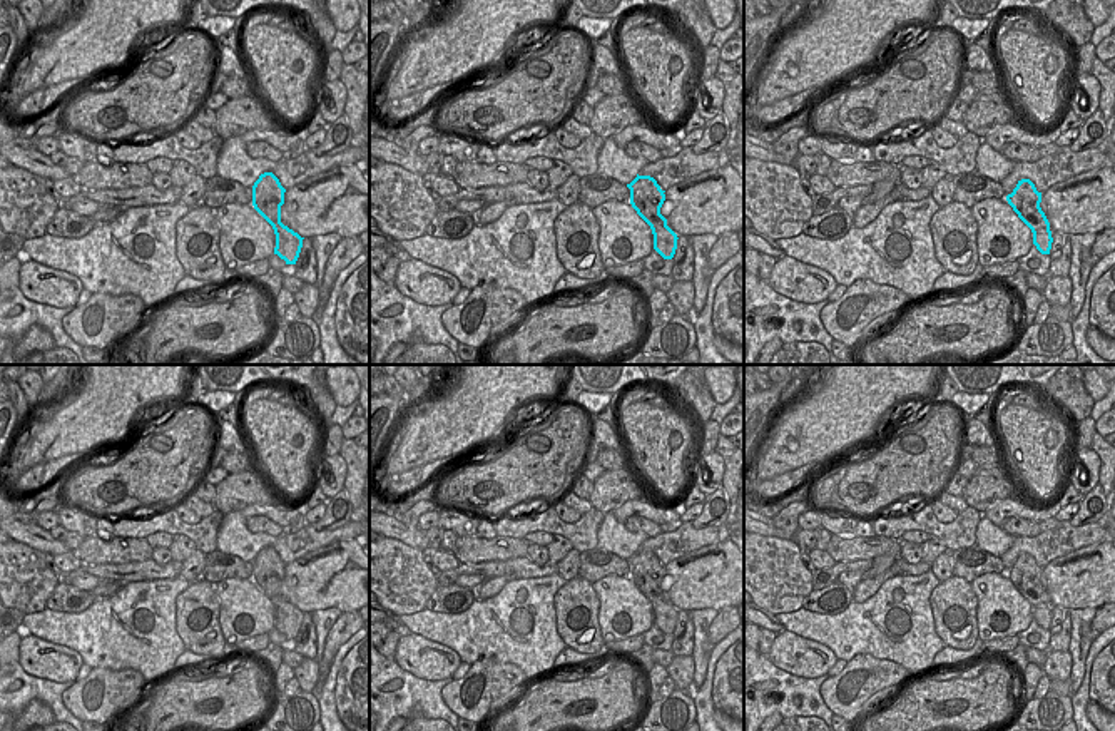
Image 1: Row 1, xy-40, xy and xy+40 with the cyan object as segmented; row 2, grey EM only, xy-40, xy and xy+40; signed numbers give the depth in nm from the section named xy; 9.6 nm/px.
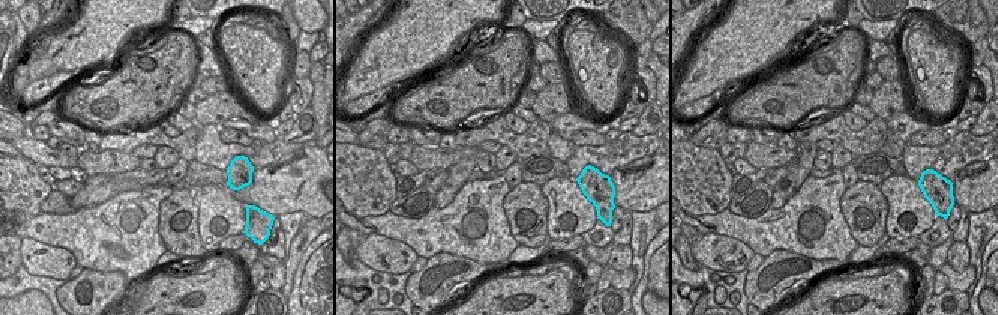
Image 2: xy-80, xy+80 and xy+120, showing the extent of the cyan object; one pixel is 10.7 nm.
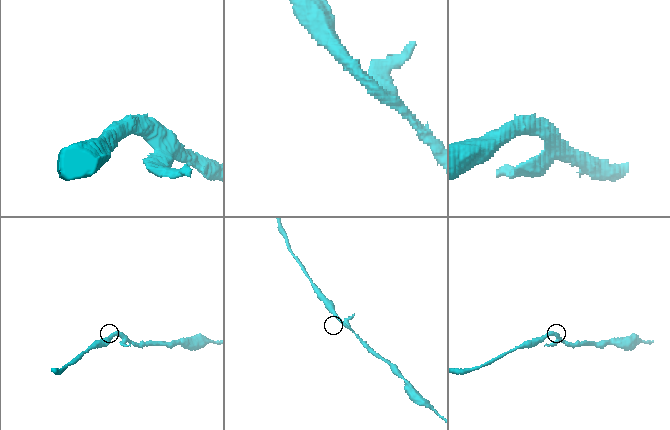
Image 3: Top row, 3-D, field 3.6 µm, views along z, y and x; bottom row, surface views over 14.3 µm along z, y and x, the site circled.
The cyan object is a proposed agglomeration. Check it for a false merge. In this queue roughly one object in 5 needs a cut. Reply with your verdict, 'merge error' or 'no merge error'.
merge error

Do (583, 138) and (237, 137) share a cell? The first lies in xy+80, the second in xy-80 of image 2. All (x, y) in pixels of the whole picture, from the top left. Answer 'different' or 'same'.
same

